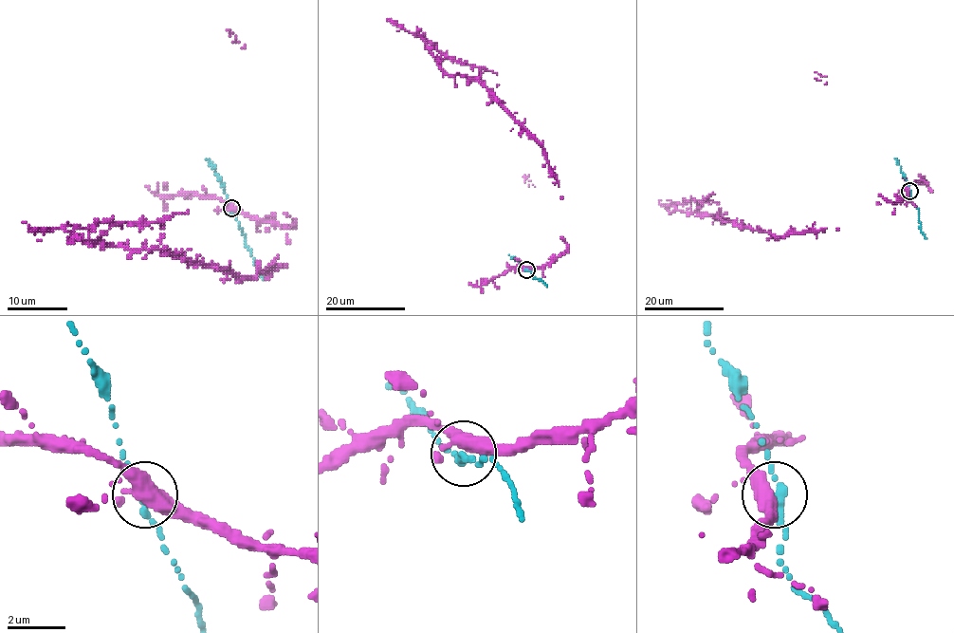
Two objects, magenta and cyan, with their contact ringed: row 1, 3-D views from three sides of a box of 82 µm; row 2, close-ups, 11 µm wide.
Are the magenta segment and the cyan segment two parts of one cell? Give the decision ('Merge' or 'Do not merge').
Merge

